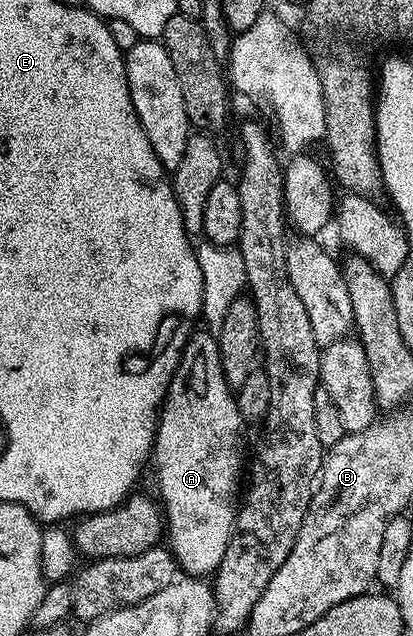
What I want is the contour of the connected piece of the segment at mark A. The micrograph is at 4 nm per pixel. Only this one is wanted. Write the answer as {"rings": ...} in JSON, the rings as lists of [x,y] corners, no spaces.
{"rings":[[[209,331],[191,333],[170,380],[166,400],[162,402],[152,450],[153,476],[164,506],[164,533],[168,541],[170,537],[168,548],[177,557],[183,574],[192,577],[213,574],[224,559],[224,551],[228,551],[228,543],[234,538],[234,519],[240,504],[238,480],[244,477],[242,452],[246,449],[246,429],[248,423],[238,410],[235,390],[224,379],[217,336]]]}

